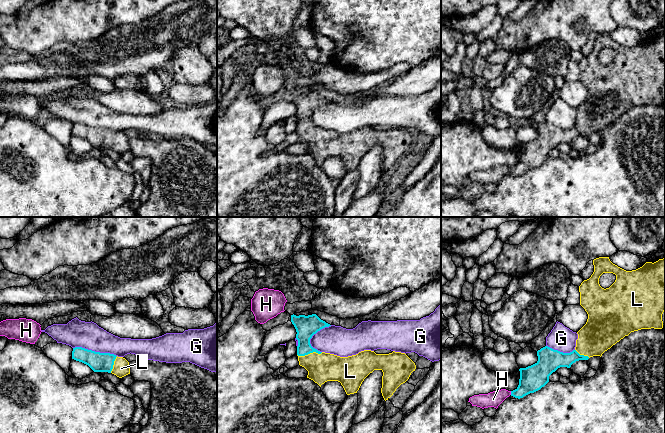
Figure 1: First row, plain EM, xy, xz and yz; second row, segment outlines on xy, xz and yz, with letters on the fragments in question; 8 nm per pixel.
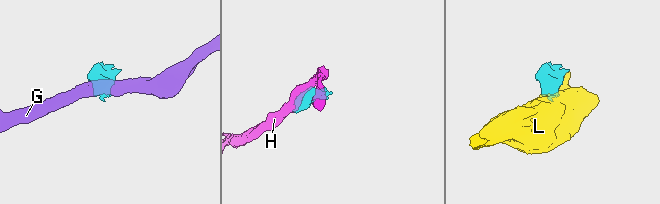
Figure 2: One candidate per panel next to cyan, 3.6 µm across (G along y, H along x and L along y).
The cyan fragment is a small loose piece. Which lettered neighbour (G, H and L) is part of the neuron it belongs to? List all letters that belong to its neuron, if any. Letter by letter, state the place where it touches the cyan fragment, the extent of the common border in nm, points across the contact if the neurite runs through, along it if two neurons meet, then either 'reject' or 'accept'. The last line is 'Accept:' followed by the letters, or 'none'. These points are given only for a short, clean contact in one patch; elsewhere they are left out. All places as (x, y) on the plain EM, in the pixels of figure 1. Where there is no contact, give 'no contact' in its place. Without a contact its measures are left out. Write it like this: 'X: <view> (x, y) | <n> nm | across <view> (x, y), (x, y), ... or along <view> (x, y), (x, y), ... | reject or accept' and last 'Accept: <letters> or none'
G: xy (94, 127) | 360 nm | along xy (73, 123), (84, 123), (95, 127), (109, 128), (116, 132) | reject
H: yz (511, 169) | 30 nm | along yz (510, 167), (511, 170) | reject
L: xz (309, 129) | 200 nm | accept
Accept: L

